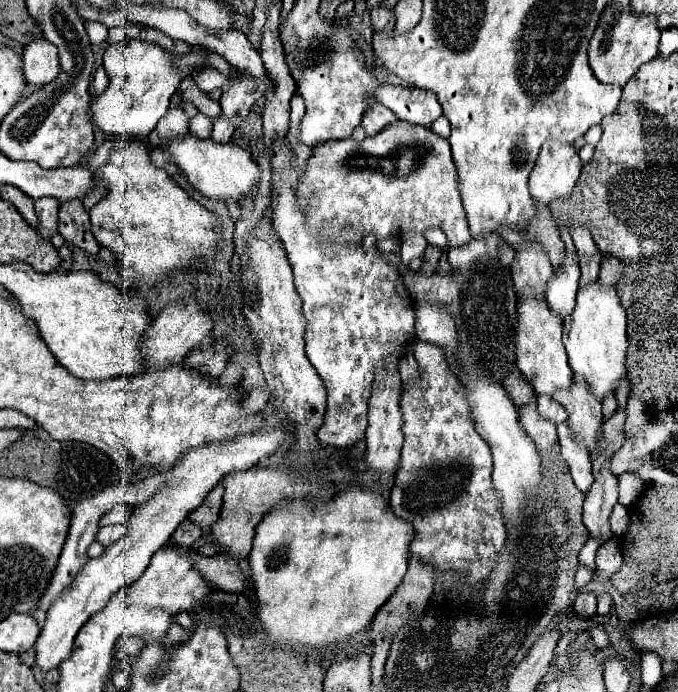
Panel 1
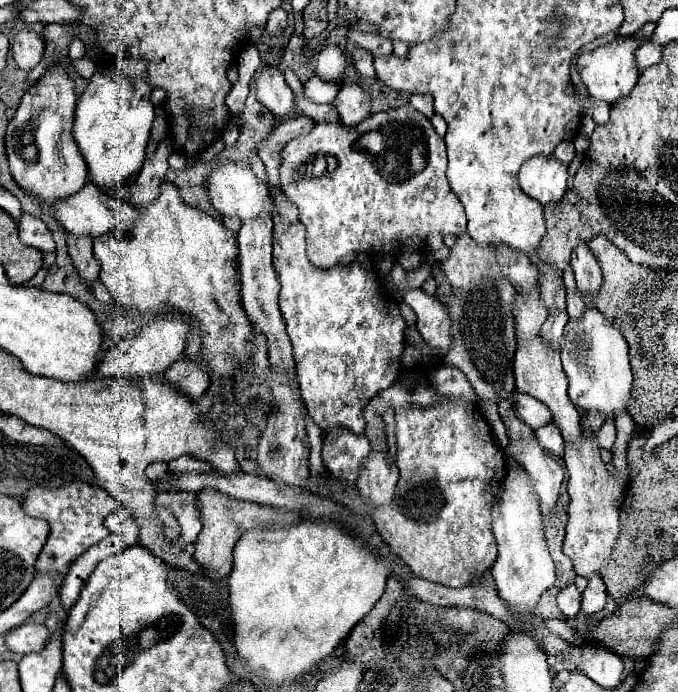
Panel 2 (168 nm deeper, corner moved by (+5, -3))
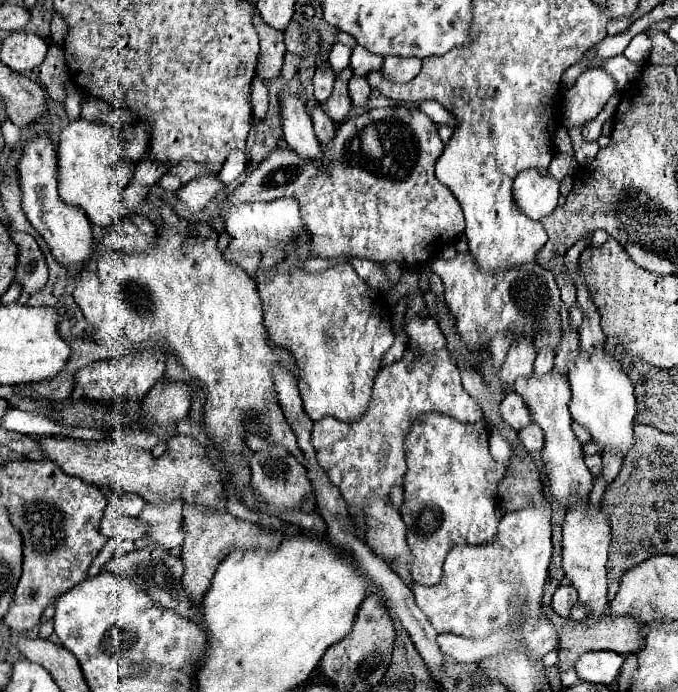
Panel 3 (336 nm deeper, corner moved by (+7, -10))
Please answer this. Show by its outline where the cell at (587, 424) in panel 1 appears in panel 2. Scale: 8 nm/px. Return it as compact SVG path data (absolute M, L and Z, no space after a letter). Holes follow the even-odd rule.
M583 429L583 447L567 447L567 455L563 455L563 461L569 471L567 491L571 497L563 553L573 561L577 575L591 579L591 575L599 575L607 567L609 555L617 541L619 513L627 475L610 476L609 480L609 473L599 457L599 449L595 447L595 439L589 429Z

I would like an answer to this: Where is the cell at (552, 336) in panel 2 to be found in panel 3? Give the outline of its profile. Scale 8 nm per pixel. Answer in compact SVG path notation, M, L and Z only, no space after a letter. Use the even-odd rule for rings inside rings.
M541 348L537 352L537 358L535 358L535 370L533 370L533 374L543 376L543 374L551 372L553 370L553 362L555 362L555 350Z

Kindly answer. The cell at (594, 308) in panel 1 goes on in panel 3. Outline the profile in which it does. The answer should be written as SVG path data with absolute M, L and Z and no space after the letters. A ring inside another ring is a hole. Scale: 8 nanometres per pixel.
M599 315L599 332L591 336L579 334L581 356L575 358L575 364L567 368L567 378L573 390L573 398L569 402L569 412L575 422L585 426L593 440L603 446L603 450L611 450L613 454L627 454L627 450L635 444L633 436L633 420L637 414L633 384L619 360L615 360L604 349L606 337L602 331Z

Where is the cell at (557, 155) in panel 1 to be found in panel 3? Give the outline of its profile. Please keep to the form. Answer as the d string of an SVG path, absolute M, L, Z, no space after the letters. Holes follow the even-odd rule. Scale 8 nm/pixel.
M545 168L523 170L513 182L513 198L531 220L539 220L555 210L559 182Z

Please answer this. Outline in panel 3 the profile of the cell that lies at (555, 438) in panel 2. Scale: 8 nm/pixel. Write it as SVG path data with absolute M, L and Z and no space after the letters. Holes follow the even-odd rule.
M529 424L527 428L519 430L519 438L529 452L541 452L543 450L543 444L545 444L543 436L545 434L543 434L541 426L537 426L537 424Z

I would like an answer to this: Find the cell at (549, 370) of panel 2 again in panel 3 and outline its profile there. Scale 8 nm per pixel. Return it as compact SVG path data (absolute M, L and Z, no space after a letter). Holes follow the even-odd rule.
M549 372L549 374L545 374L545 378L519 378L515 382L513 390L529 406L533 422L545 430L545 448L541 452L541 458L545 464L545 472L549 476L551 494L563 506L569 506L569 502L575 500L577 496L587 496L593 488L593 476L583 462L581 442L575 438L573 430L571 430L571 414L567 410L567 404L571 398L569 380L563 374Z

